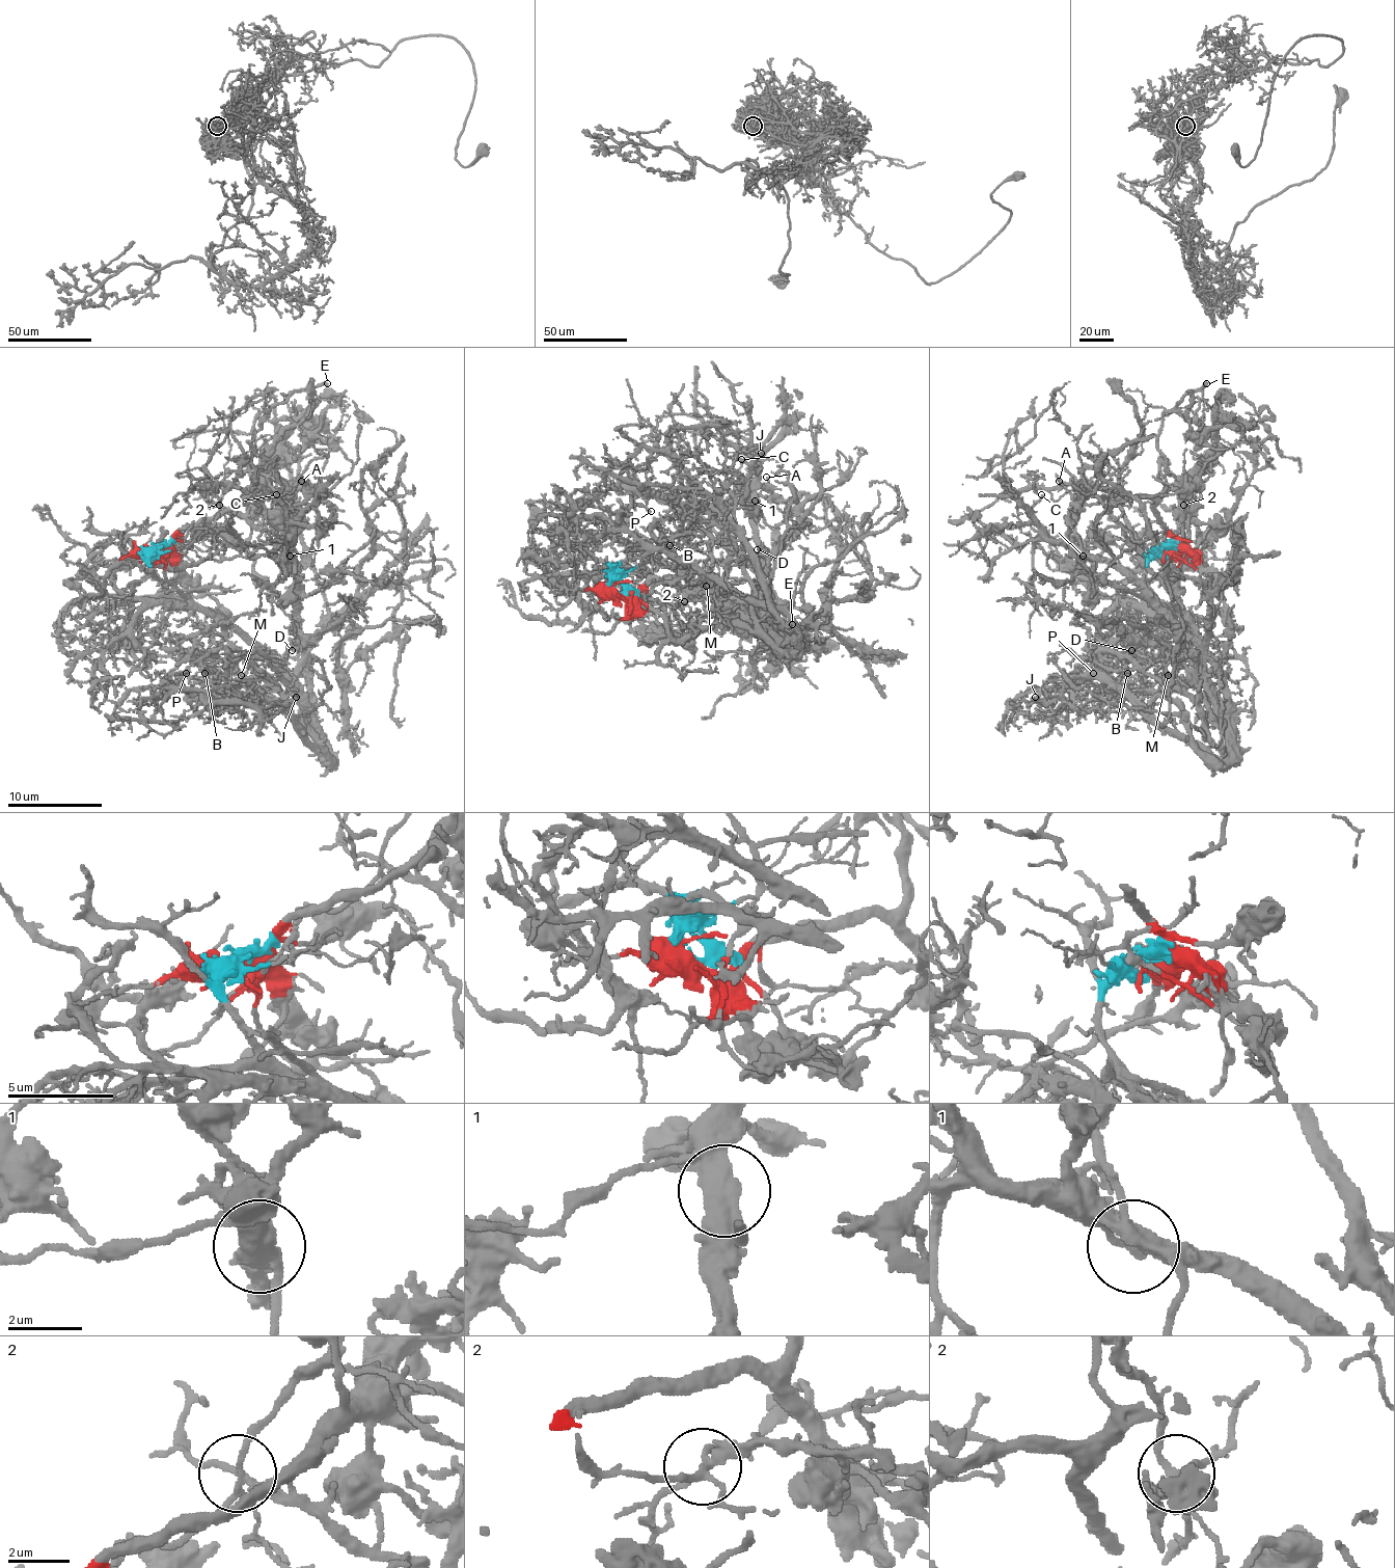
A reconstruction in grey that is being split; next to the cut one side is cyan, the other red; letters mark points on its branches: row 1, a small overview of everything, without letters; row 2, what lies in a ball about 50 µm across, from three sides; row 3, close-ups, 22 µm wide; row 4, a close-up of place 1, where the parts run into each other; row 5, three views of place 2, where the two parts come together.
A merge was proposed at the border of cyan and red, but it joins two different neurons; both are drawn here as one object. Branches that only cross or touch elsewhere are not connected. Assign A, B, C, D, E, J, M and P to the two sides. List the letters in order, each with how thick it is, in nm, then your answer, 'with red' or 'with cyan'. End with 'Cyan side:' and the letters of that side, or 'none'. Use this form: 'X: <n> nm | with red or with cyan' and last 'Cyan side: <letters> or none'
A: 150 nm | with red
B: 110 nm | with cyan
C: 150 nm | with cyan
D: 220 nm | with cyan
E: 240 nm | with red
J: 240 nm | with cyan
M: 160 nm | with cyan
P: 160 nm | with cyan
Cyan side: B, C, D, J, M, P

